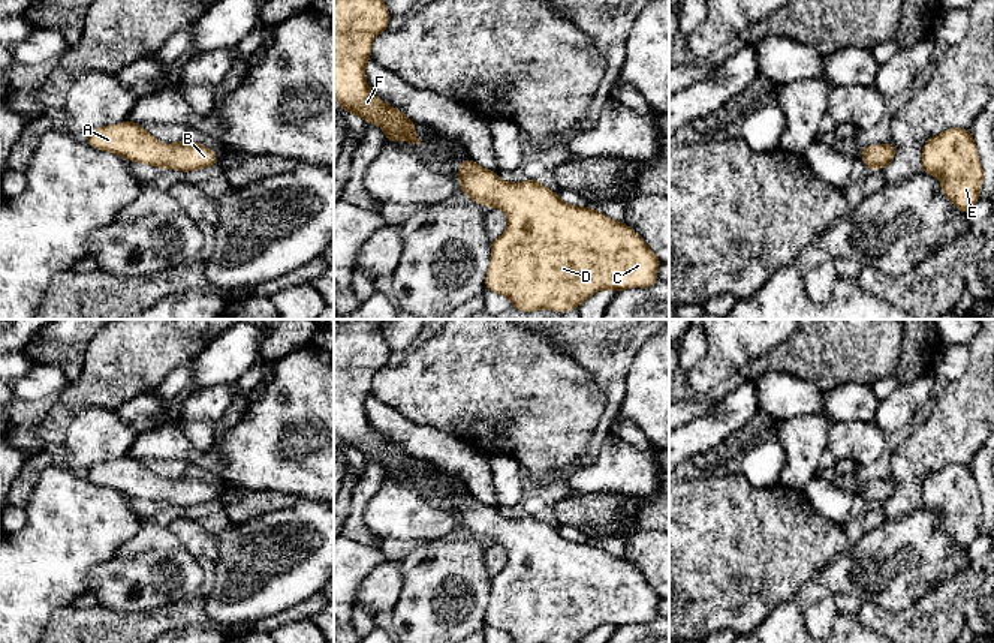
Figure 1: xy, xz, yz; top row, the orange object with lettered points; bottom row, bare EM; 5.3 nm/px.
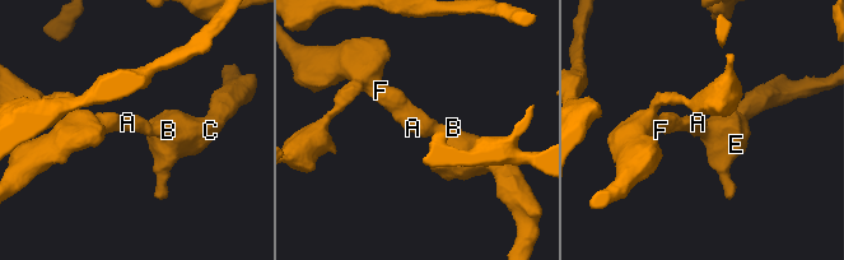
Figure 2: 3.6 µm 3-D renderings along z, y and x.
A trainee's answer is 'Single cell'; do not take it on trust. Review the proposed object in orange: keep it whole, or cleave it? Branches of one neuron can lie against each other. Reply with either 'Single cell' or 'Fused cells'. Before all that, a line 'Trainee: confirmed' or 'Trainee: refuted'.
Trainee: confirmed
Single cell

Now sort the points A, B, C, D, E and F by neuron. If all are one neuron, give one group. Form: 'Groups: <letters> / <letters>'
Groups: A B C D E F

